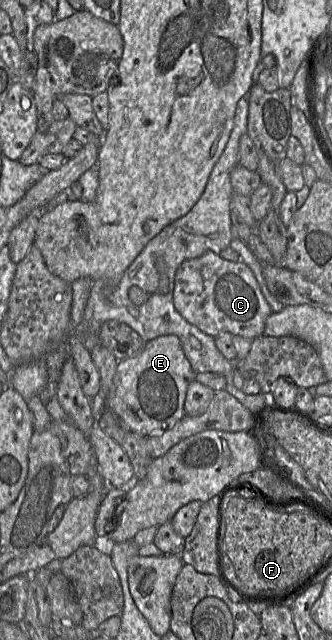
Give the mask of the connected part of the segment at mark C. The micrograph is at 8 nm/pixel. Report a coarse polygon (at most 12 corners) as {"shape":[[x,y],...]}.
{"shape":[[182,262],[173,304],[212,337],[253,340],[272,312],[252,270]]}

